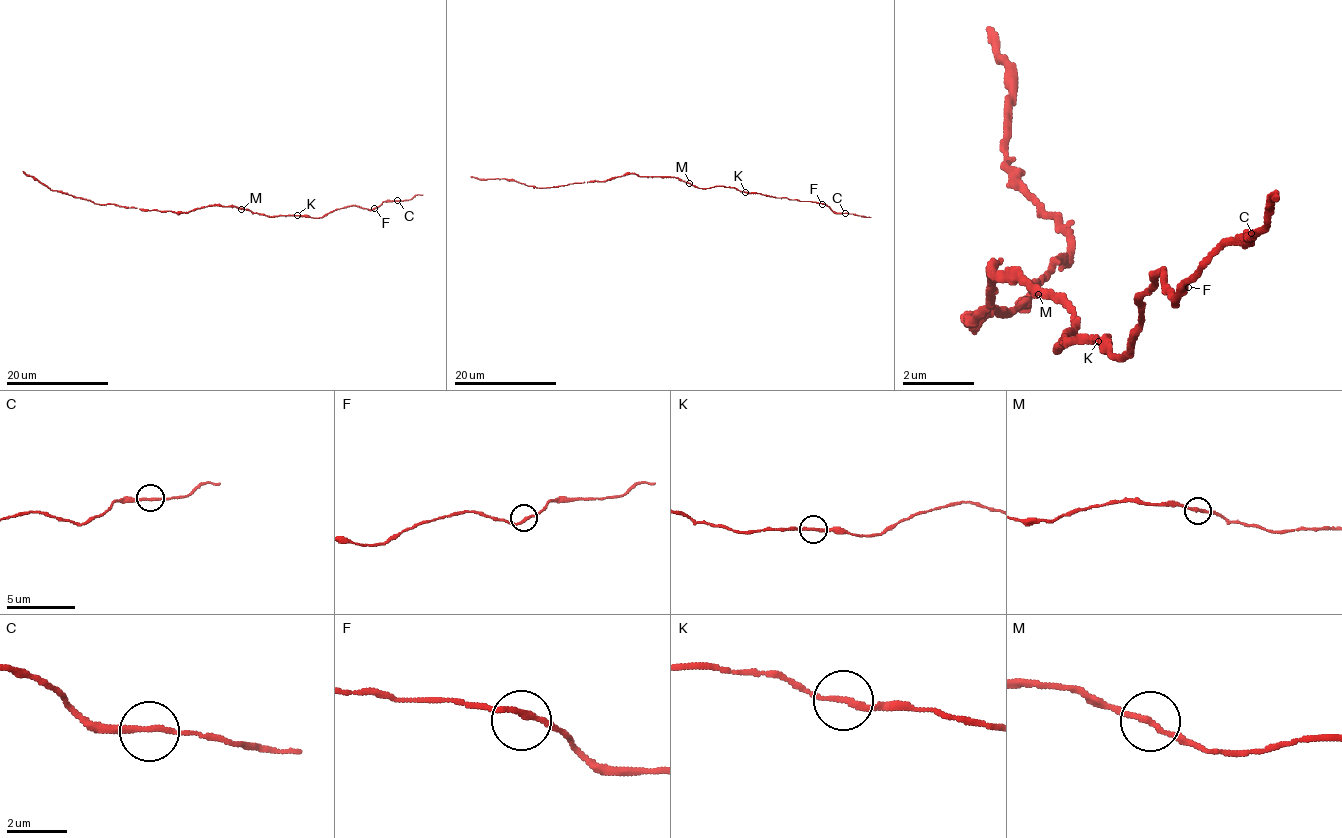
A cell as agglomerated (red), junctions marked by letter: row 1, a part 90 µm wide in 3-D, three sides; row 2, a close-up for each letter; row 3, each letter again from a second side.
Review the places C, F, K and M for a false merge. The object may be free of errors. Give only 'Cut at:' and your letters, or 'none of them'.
Cut at: none of them

